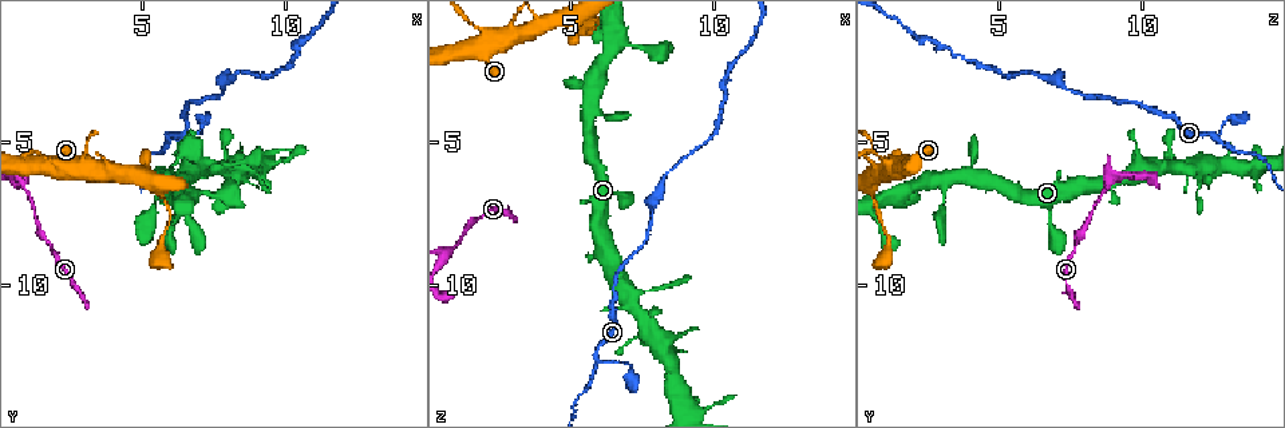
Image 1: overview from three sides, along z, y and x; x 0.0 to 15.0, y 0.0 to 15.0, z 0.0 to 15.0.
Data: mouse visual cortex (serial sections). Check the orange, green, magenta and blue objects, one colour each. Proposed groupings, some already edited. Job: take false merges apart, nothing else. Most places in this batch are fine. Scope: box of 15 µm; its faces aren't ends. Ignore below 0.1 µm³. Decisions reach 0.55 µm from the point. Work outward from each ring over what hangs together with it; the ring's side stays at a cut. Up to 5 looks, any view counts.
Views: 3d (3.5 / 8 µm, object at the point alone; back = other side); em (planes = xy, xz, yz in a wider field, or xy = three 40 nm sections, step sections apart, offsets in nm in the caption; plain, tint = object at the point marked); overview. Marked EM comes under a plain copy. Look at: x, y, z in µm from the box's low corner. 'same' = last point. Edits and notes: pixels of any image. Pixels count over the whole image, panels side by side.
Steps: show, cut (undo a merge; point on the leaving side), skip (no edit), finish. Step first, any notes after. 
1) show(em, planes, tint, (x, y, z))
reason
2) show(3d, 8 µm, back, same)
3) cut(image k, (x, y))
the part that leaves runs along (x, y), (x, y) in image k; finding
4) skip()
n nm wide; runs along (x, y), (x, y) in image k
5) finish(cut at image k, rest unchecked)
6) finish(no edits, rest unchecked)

show(3d, 3.5 µm, back, (5.8, 4.9, 12.5))
abrupt turn

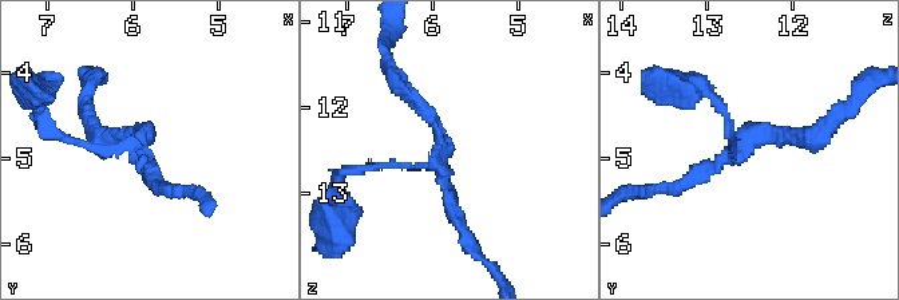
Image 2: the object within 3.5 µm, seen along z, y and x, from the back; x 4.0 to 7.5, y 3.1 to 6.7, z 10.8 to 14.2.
show(em, xy, step 3, tint, (5.85, 4.85, 12.60))

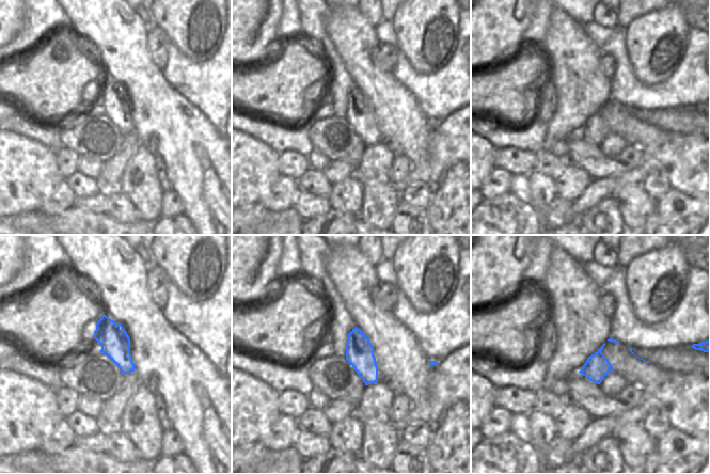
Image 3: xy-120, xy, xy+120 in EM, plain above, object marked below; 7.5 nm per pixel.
show(em, planes, tint, same)

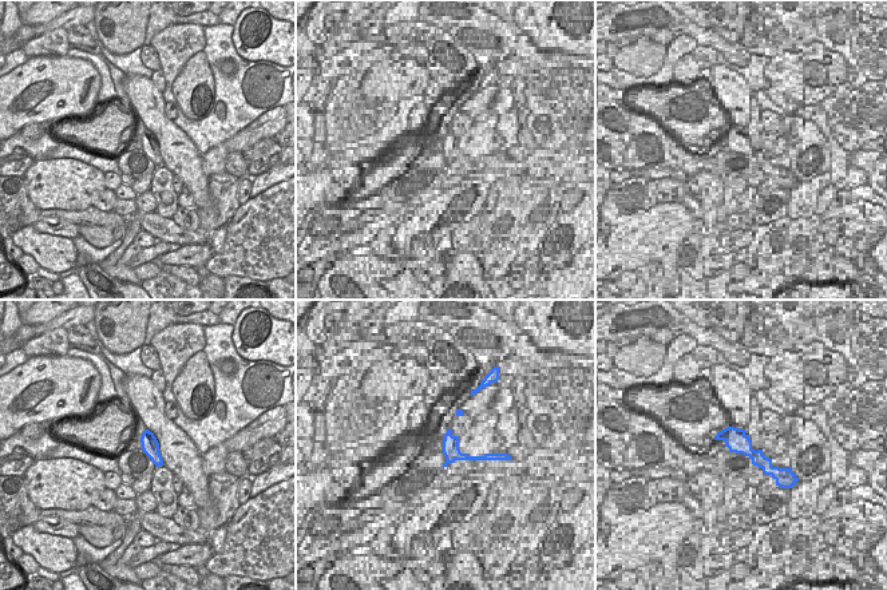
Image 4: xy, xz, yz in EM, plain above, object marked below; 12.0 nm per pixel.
skip()
runs along (397, 87), (434, 122), (442, 157), (356, 170) in image 2; one cell here

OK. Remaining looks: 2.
show(3d, 3.5 µm, back, (8.8, 5.9, 14.0))

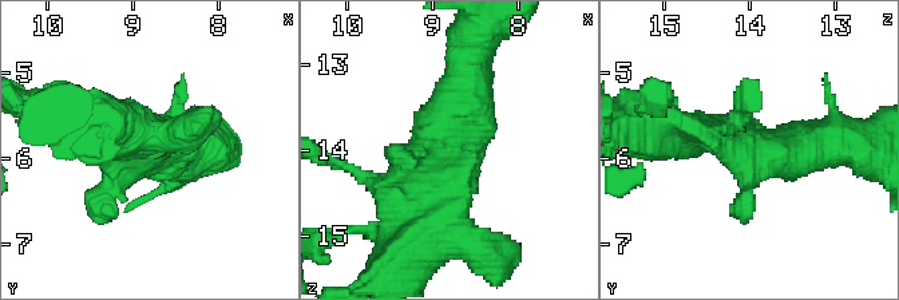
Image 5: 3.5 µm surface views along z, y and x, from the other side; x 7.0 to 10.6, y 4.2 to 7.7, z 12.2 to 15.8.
show(em, xy, step 1, tint, (8.85, 5.90, 13.95))
now the EM

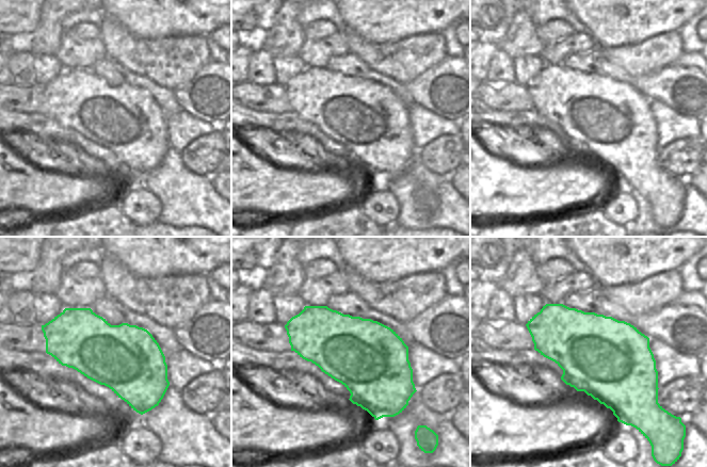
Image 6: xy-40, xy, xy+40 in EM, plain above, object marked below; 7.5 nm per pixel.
skip()
one cell here

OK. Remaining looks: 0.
finish(no edits, rest unchecked)

